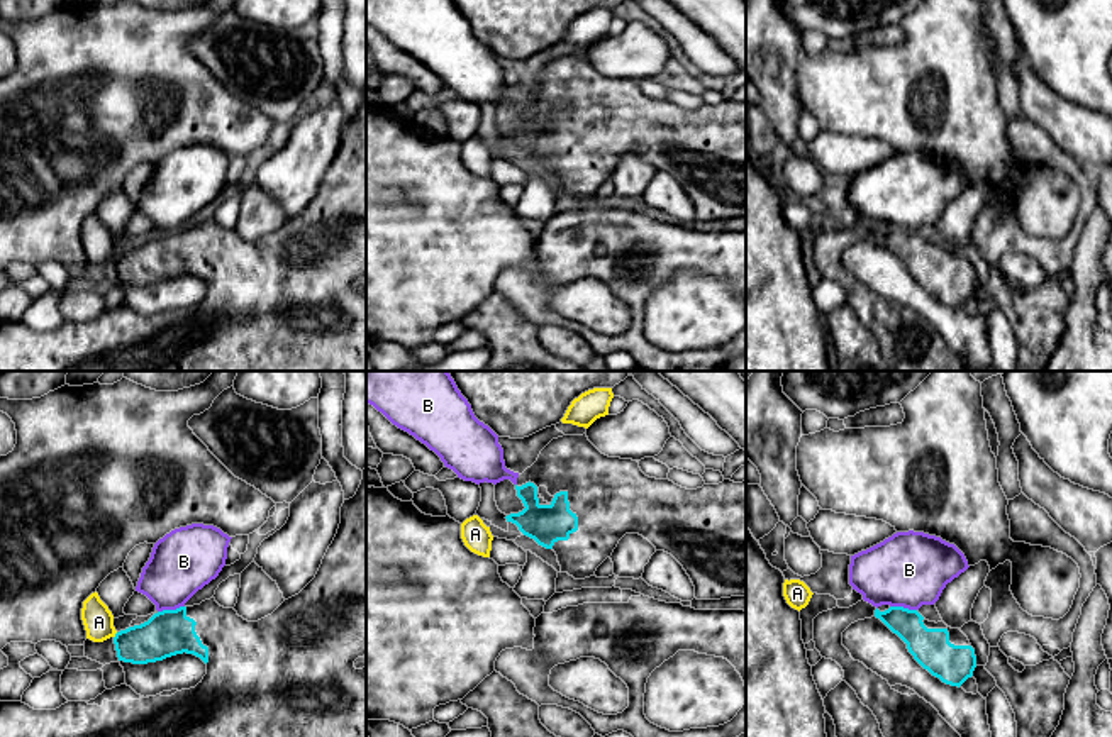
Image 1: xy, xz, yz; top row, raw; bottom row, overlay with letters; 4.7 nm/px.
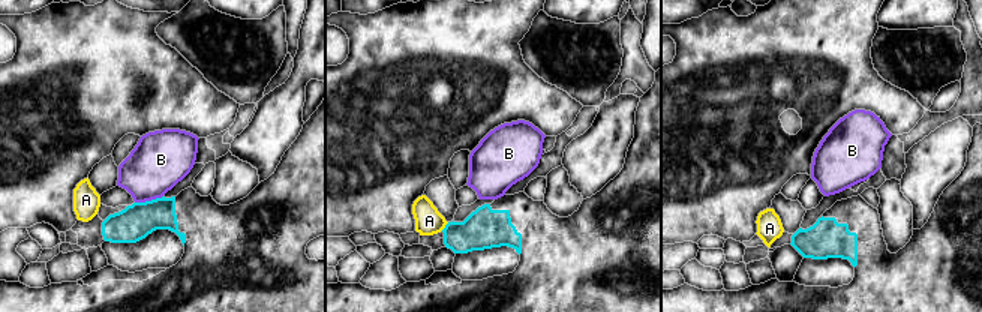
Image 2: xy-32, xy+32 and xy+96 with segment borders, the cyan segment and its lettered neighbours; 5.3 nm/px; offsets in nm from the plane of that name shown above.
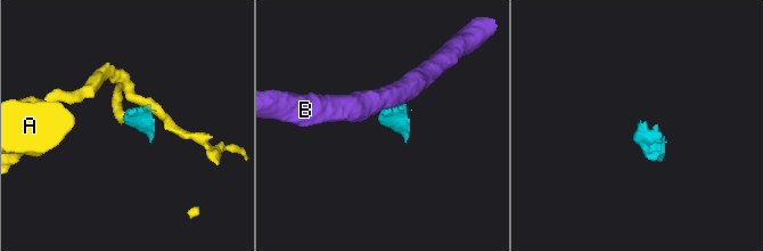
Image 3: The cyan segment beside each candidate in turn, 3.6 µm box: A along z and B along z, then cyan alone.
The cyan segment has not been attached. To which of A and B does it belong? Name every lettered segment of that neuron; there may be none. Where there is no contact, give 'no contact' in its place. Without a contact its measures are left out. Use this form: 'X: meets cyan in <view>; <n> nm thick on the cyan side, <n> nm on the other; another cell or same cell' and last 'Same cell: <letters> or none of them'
A: meets cyan in xy; 220 nm thick on the cyan side, 140 nm on the other; another cell
B: meets cyan in xy; 220 nm thick on the cyan side, 300 nm on the other; another cell
Same cell: none of them

